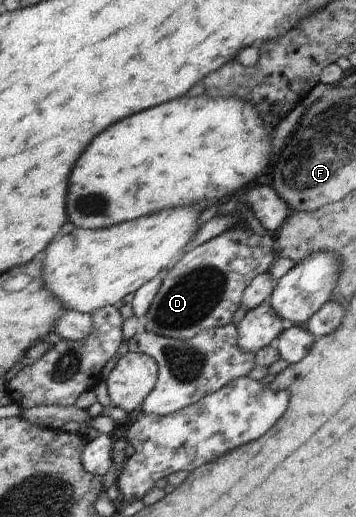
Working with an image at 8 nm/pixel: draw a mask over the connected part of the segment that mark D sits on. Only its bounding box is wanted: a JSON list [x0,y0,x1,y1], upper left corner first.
[142,222,278,340]

